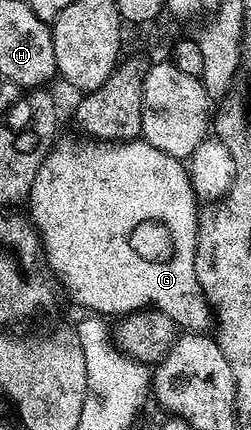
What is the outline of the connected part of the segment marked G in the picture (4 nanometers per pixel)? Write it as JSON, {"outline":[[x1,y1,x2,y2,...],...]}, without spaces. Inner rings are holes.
{"outline":[[127,140,125,142,86,142,90,144,62,144,55,143,47,152,36,180,32,182,32,188,28,197,28,215,30,223,38,229,38,239,42,241,44,263,50,269,55,281,66,287,66,292,82,308,87,308,90,314,101,314,103,317,121,318,127,312,145,310,149,307,158,308,179,329,186,332,205,333,212,324,212,307,207,299,205,290,196,276,196,250,198,240,198,223,200,200,190,184,190,174,187,165,181,160,164,154,164,150,156,150,156,146,147,144,145,140]]}

